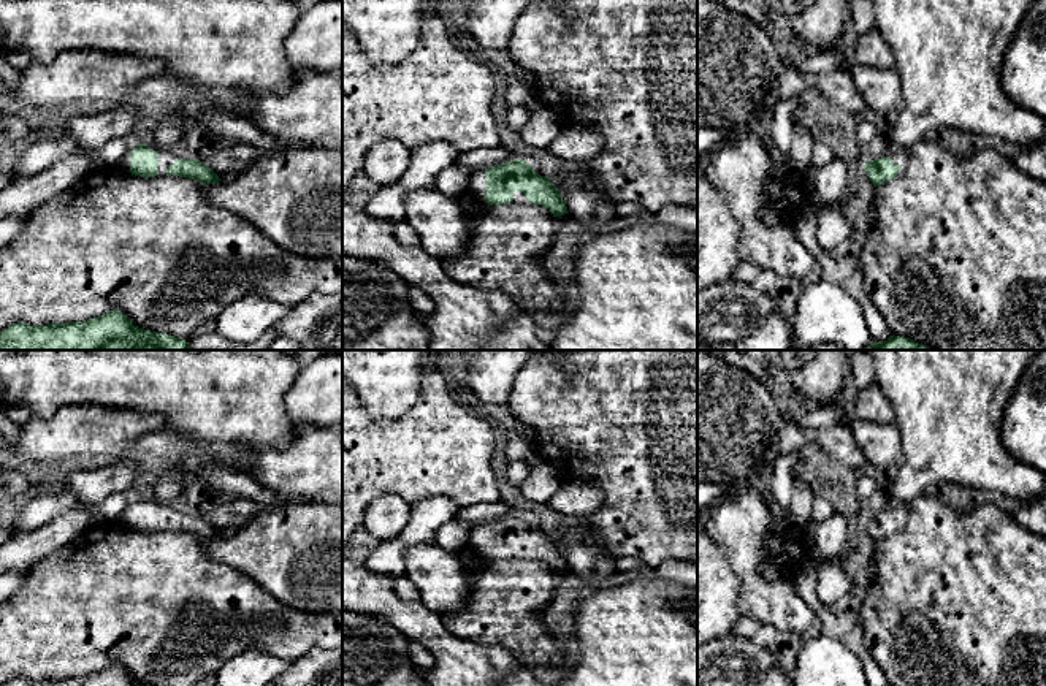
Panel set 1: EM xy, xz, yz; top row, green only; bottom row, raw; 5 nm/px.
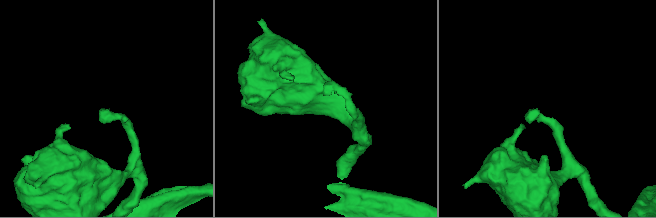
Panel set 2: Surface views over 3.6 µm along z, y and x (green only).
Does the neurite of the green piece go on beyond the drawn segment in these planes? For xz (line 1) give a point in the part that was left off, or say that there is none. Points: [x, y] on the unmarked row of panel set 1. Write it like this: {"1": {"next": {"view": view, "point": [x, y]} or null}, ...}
{"1": {"next": {"view": "xz", "point": [476, 542]}}}

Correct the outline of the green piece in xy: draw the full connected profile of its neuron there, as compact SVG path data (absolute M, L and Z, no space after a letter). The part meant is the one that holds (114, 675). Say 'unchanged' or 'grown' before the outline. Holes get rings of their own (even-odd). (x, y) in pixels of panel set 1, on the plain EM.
unchanged | M114 664L84 676L46 678L40 681L17 676L10 680L3 686L151 686L151 684L135 681L133 676L125 669L122 669L119 664Z

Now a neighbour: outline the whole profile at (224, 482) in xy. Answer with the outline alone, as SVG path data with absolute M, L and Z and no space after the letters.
M230 467L200 469L197 478L200 478L217 499L242 496L257 502L262 509L282 504L273 491L242 471L233 471Z

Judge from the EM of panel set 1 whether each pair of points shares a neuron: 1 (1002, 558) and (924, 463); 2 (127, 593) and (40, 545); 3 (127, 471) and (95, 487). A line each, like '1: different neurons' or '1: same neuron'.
1: different neurons
2: different neurons
3: same neuron

